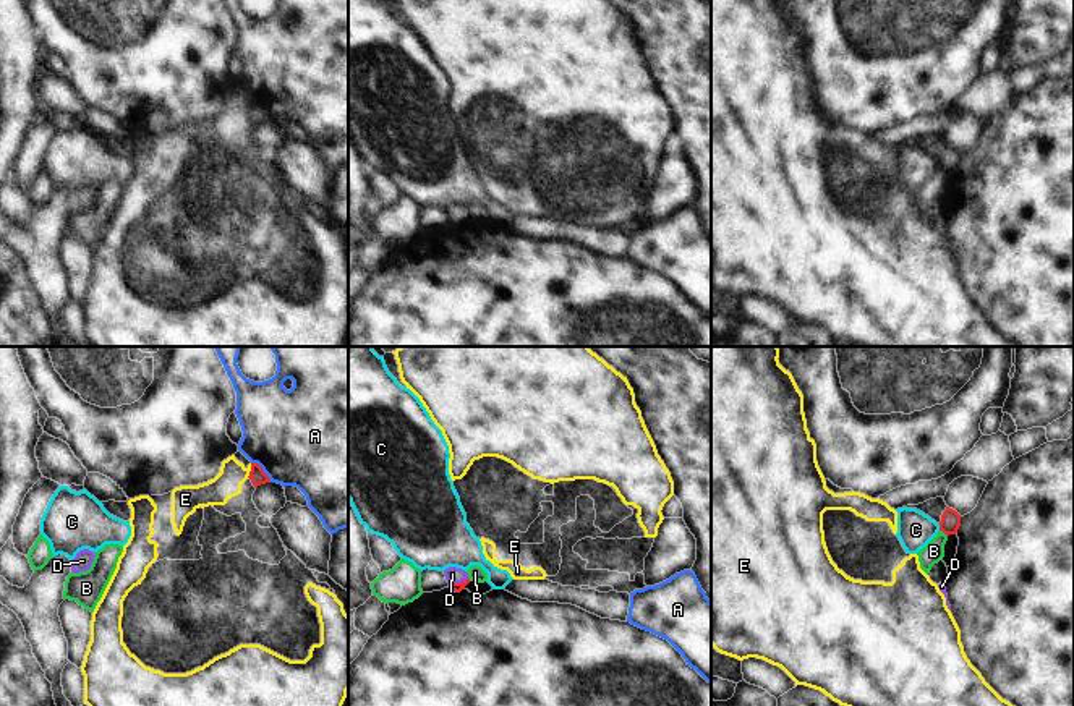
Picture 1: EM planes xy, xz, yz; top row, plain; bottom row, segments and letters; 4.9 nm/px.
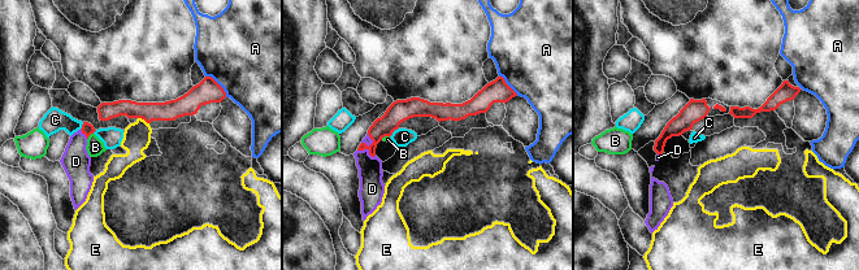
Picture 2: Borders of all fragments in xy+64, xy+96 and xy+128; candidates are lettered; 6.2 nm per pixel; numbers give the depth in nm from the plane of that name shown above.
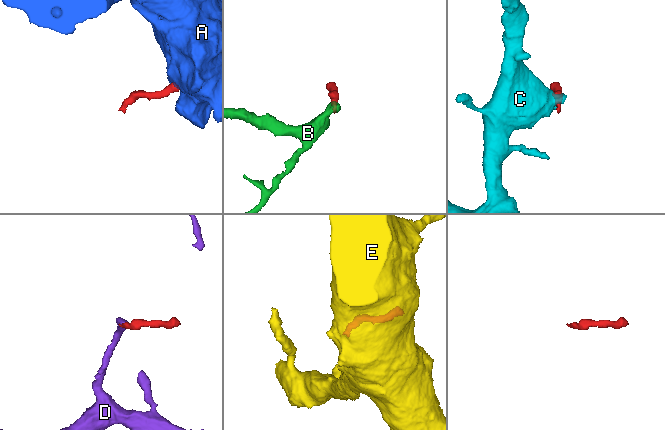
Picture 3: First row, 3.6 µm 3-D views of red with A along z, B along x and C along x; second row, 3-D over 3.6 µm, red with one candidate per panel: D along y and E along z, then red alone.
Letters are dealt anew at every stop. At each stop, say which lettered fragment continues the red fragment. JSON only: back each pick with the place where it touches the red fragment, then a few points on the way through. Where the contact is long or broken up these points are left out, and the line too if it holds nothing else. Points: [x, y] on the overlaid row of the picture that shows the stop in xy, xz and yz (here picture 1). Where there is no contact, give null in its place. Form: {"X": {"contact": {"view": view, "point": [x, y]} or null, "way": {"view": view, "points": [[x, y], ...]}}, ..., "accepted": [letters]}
{"D": {"contact": {"view": "xz", "point": [459, 583]}, "way": {"view": "xz", "points": [[456, 586], [459, 583], [452, 574]]}}, "accepted": ["D"]}

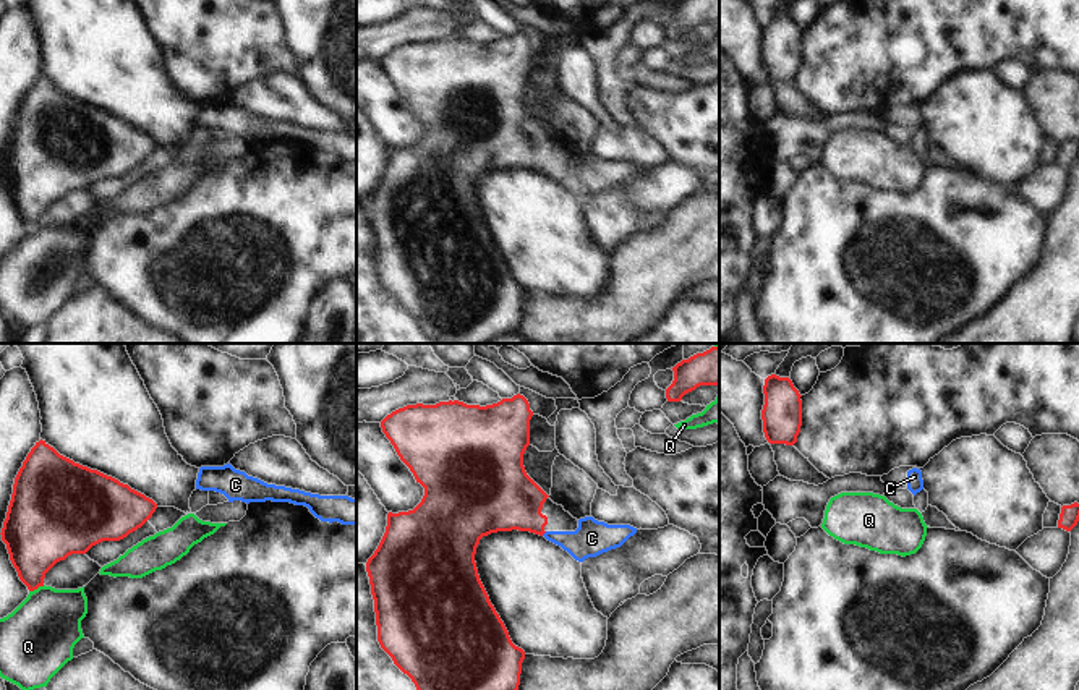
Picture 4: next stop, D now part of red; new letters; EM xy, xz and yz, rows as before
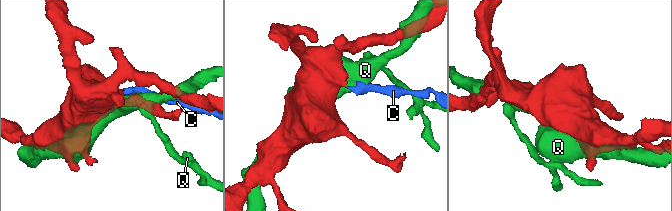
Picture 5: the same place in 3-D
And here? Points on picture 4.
{"C": {"contact": {"view": "xz", "point": [543, 533]}, "way": {"view": "xz", "points": [[506, 499], [543, 533], [559, 538], [592, 538]]}}, "accepted": ["C"]}

